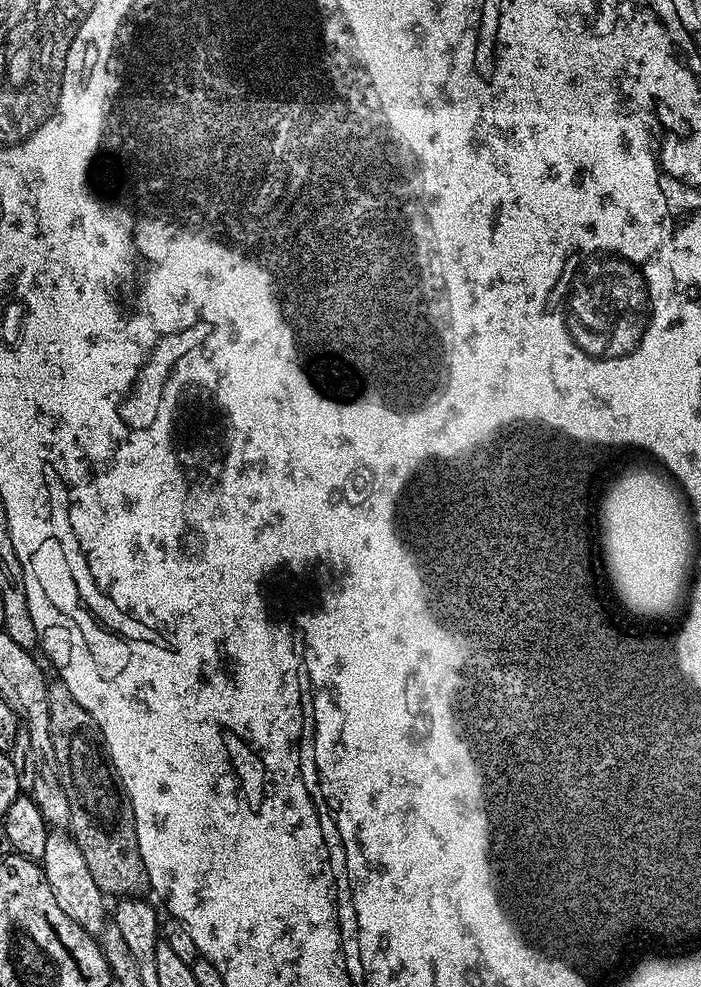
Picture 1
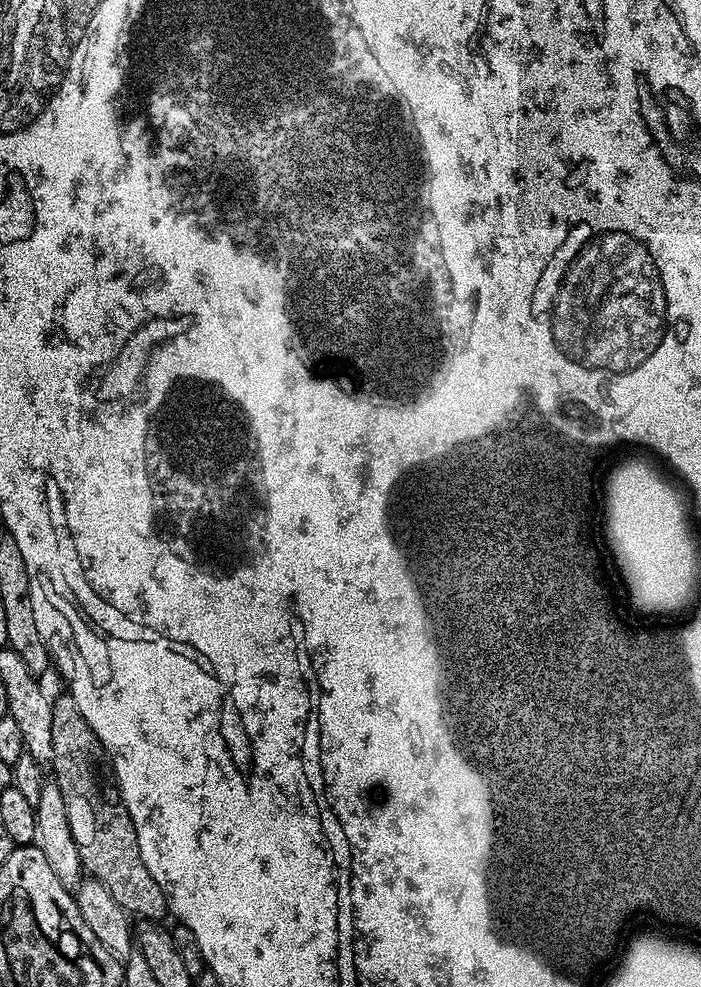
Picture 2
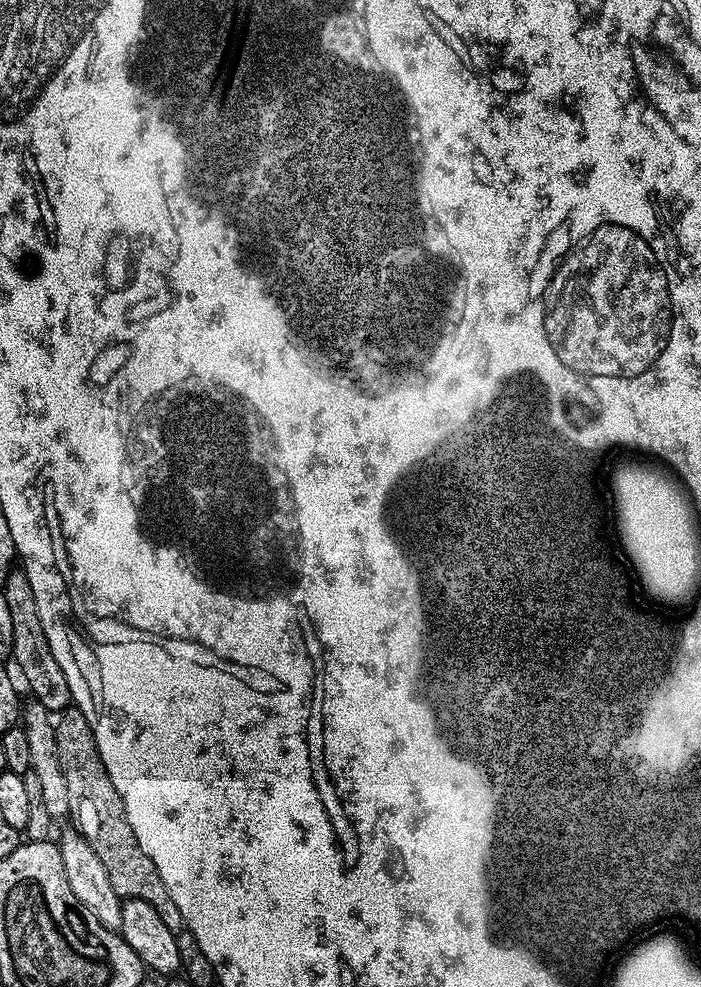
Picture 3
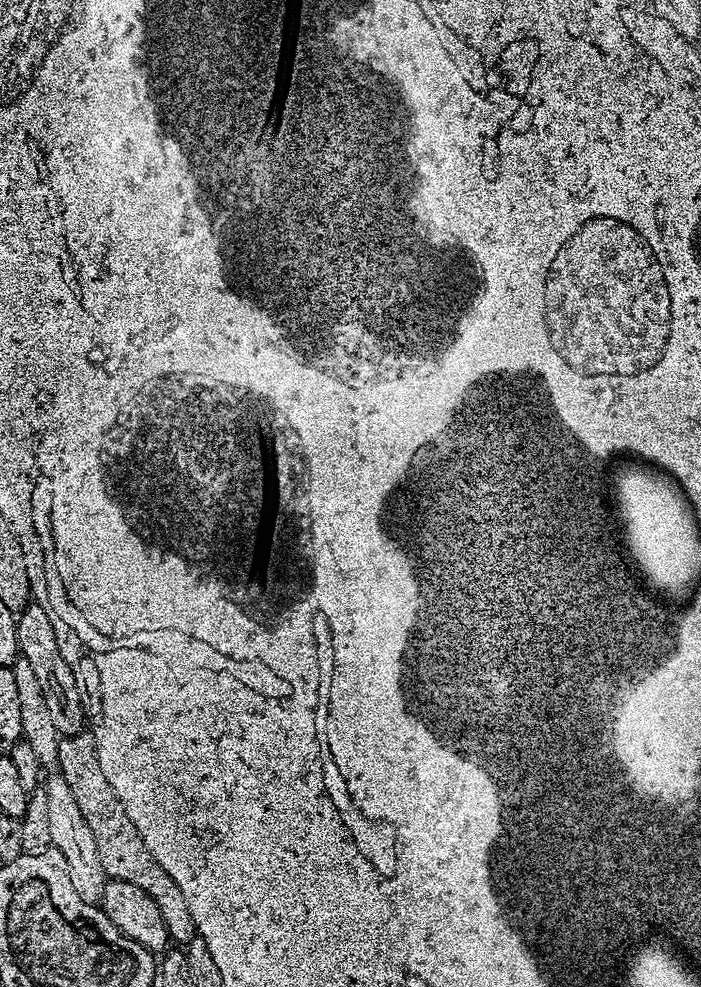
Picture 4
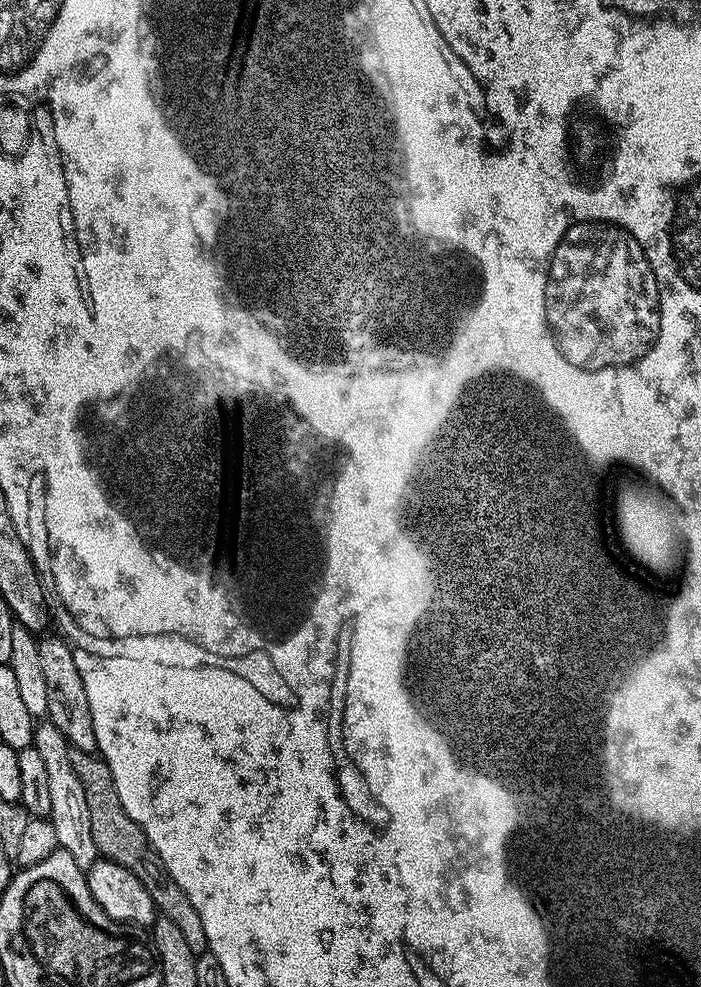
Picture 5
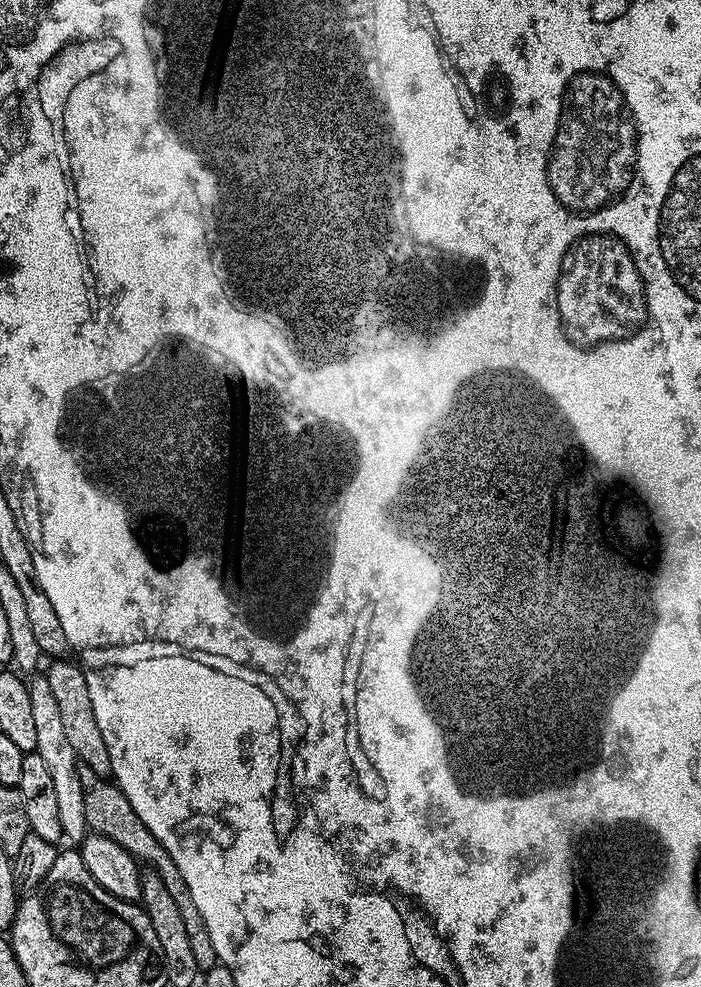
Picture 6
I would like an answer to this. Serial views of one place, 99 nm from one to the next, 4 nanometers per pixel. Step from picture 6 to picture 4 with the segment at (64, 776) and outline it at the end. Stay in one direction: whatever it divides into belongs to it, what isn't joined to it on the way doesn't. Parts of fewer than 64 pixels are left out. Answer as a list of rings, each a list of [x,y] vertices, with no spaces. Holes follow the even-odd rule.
[[[59,772],[47,775],[42,790],[46,794],[47,806],[49,807],[49,833],[52,847],[57,848],[70,867],[71,881],[74,890],[82,896],[83,900],[97,905],[107,884],[107,876],[99,861],[98,850],[95,849],[94,834],[82,817],[82,810],[71,793],[70,786]]]

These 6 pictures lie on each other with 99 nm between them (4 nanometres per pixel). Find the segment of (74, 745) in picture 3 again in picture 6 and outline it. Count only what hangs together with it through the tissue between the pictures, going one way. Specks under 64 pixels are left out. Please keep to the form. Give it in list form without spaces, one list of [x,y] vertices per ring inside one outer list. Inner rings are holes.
[[[82,763],[78,764],[77,772],[82,782],[82,793],[85,794],[83,805],[86,808],[85,816],[89,829],[106,838],[114,838],[114,842],[118,842],[118,846],[122,846],[122,850],[126,850],[137,862],[152,860],[151,867],[160,875],[162,882],[166,882],[166,890],[170,890],[170,895],[182,914],[186,934],[190,938],[190,946],[194,953],[194,962],[198,962],[201,970],[213,968],[218,961],[214,942],[210,942],[210,930],[206,930],[206,922],[202,922],[202,914],[198,914],[198,906],[194,906],[194,898],[190,898],[190,890],[186,887],[186,882],[182,882],[182,873],[178,870],[178,866],[174,866],[174,858],[170,858],[158,842],[158,838],[154,838],[154,834],[146,830],[142,818],[134,814],[134,806],[130,806],[126,794],[122,794],[122,790],[115,782],[109,777],[94,774],[90,766]]]

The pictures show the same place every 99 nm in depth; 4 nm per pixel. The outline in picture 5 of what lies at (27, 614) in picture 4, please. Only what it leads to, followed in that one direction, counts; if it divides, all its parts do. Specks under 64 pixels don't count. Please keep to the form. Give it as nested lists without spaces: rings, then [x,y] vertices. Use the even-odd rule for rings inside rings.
[[[59,634],[47,636],[39,641],[38,646],[40,665],[46,677],[47,719],[62,732],[66,742],[75,751],[96,752],[94,718],[90,718],[90,702],[86,698],[86,686],[82,686],[82,674],[78,674],[77,653],[63,636]]]

